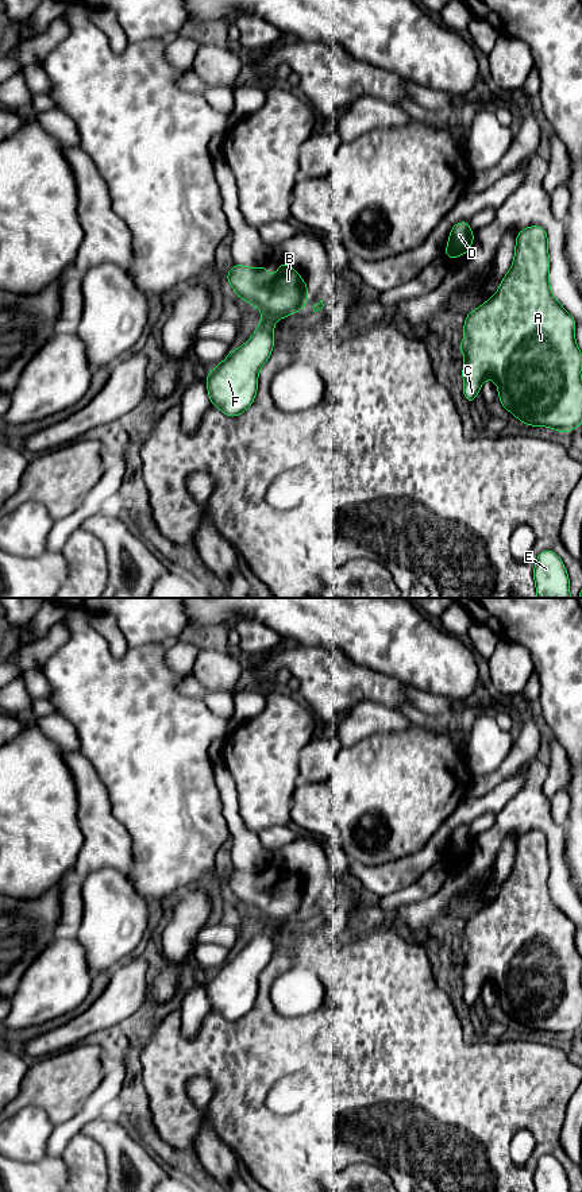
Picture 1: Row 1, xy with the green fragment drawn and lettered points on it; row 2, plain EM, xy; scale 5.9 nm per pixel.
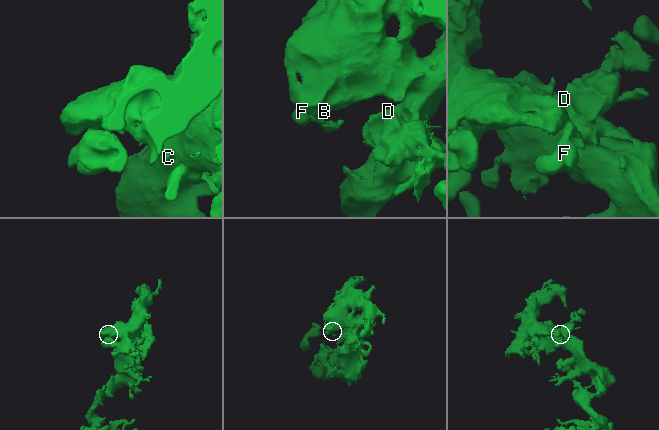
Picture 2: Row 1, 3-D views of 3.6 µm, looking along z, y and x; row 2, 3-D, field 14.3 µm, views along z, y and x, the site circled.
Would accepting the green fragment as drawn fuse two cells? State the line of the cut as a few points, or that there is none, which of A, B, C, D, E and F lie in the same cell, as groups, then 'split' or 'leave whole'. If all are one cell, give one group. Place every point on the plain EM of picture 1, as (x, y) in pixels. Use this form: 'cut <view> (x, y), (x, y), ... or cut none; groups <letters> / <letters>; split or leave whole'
cut none; groups A B C D E F; leave whole

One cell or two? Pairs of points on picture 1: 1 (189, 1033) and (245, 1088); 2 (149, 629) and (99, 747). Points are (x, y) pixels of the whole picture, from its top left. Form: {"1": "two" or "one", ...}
{"1": "two", "2": "two"}

